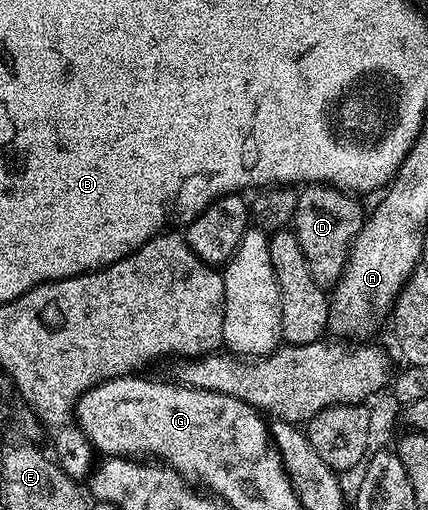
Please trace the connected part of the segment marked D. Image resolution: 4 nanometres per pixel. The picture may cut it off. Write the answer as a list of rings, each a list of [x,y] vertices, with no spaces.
[[[307,184],[298,194],[291,228],[298,239],[298,247],[302,247],[302,255],[306,255],[306,263],[310,263],[310,275],[314,275],[314,283],[331,291],[336,288],[340,276],[344,274],[352,240],[360,234],[360,229],[364,226],[366,209],[356,202],[359,200],[353,194],[336,189],[333,185]]]

